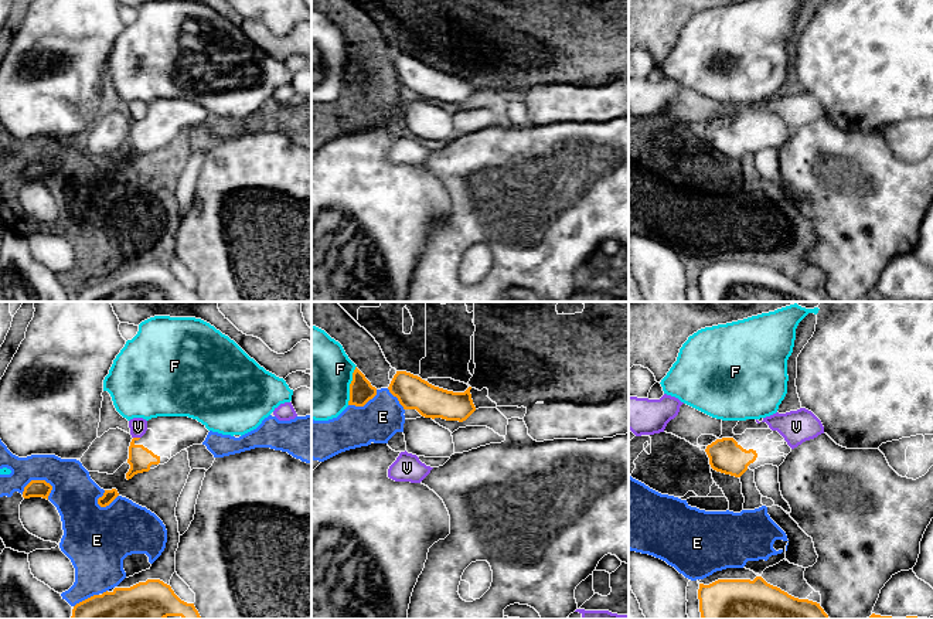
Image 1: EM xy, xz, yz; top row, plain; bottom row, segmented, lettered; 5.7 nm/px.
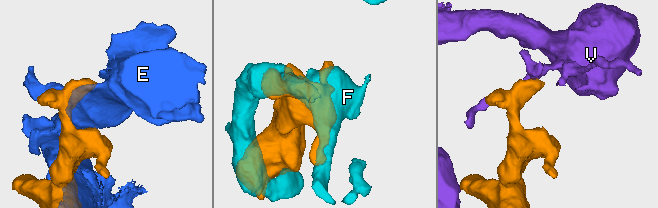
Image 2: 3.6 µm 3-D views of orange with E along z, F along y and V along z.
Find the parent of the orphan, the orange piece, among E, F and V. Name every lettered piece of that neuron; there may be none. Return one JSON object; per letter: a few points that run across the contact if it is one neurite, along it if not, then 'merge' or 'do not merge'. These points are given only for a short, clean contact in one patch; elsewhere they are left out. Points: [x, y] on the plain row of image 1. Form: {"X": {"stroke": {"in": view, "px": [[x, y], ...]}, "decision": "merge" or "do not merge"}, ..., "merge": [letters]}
{"E": {"decision": "do not merge"}, "F": {"decision": "do not merge"}, "V": {"decision": "do not merge"}, "merge": []}

